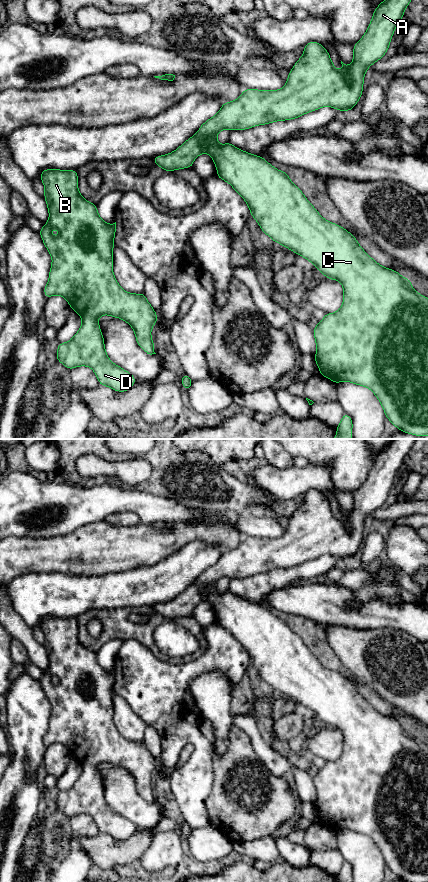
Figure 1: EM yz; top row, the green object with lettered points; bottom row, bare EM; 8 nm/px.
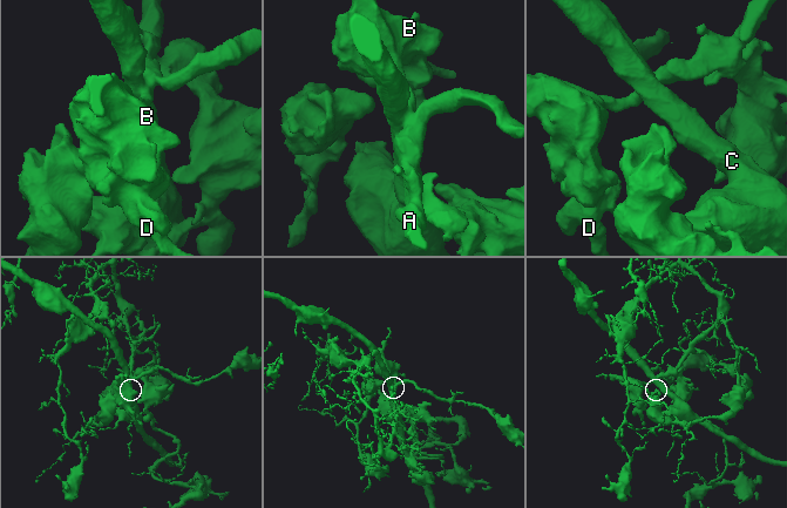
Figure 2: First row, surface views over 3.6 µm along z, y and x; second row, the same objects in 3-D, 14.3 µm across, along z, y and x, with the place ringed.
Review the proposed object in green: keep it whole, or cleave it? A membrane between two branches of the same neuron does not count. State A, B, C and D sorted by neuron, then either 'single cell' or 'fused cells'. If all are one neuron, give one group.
A B D / C | fused cells

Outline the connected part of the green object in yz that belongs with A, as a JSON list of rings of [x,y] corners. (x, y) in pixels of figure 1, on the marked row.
[[[384,0],[377,6],[364,36],[353,46],[353,62],[350,66],[341,61],[342,70],[338,71],[332,64],[328,51],[320,43],[311,41],[304,46],[304,54],[288,74],[283,88],[244,89],[238,99],[223,103],[218,113],[203,123],[194,136],[175,151],[152,158],[153,162],[165,172],[191,168],[194,159],[205,153],[202,141],[210,136],[216,137],[222,129],[246,130],[258,125],[291,120],[325,106],[338,111],[351,111],[362,95],[365,72],[386,54],[395,28],[410,2],[411,0]]]

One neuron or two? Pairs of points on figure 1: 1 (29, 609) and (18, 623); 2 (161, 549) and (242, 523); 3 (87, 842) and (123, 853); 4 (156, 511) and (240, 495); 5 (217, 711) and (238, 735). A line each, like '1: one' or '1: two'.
1: two
2: two
3: one
4: two
5: two

